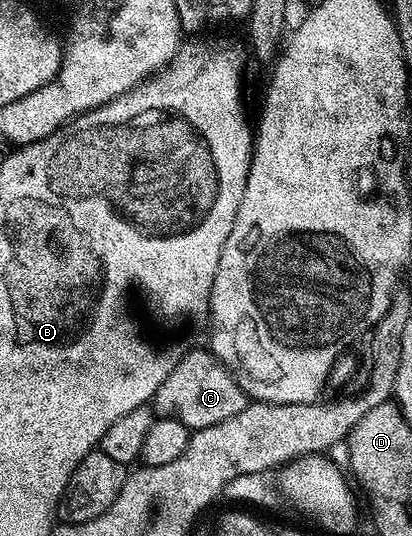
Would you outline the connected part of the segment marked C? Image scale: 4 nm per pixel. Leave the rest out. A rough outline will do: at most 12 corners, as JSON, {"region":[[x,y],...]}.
{"region":[[196,346],[157,390],[160,417],[198,430],[241,414],[232,369]]}

